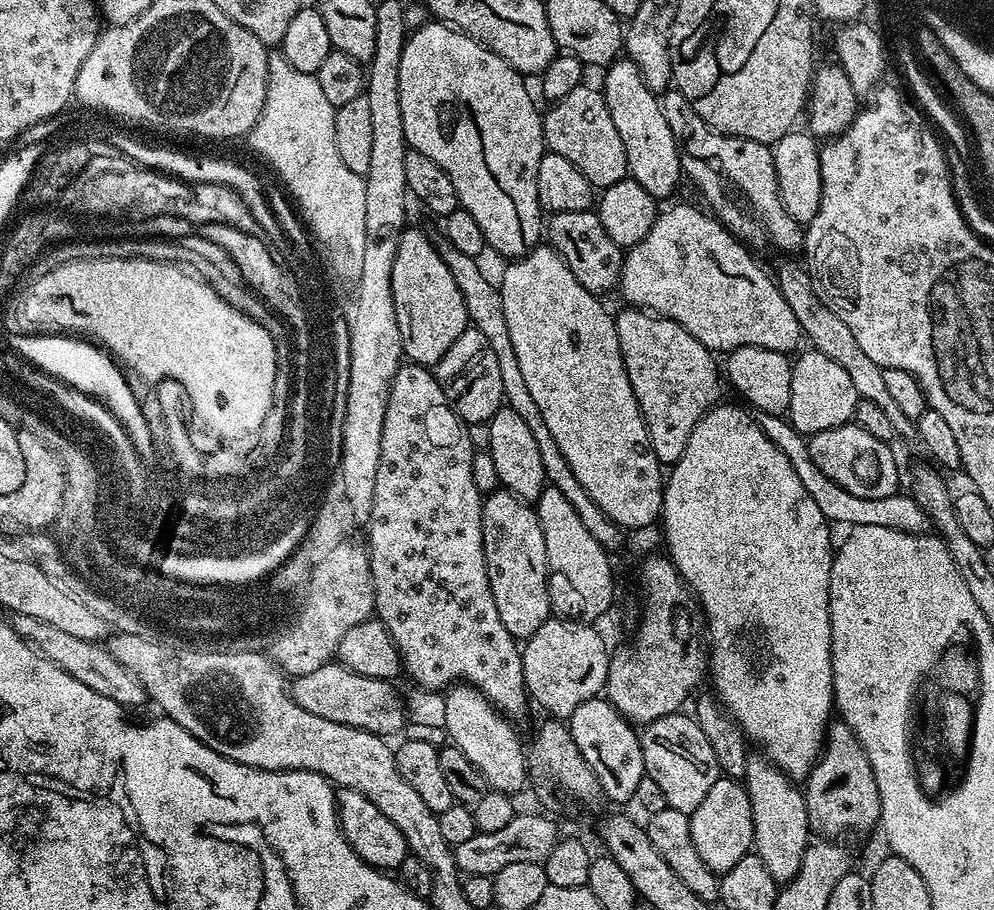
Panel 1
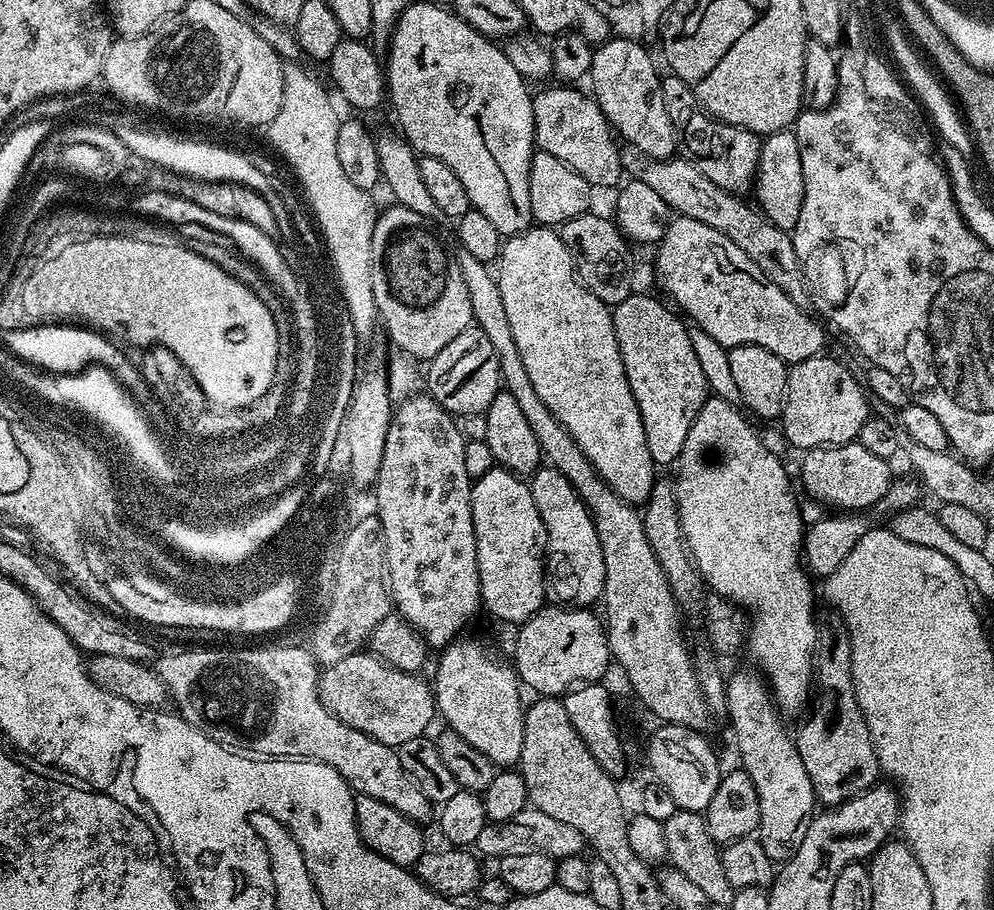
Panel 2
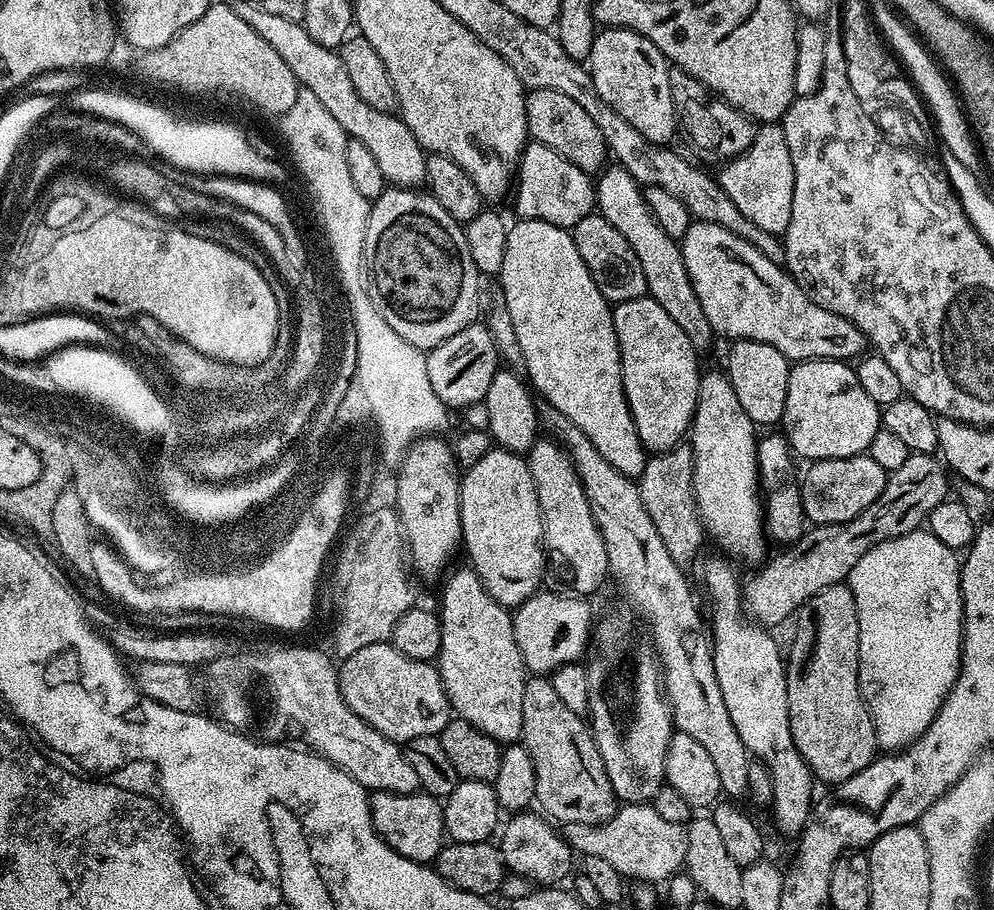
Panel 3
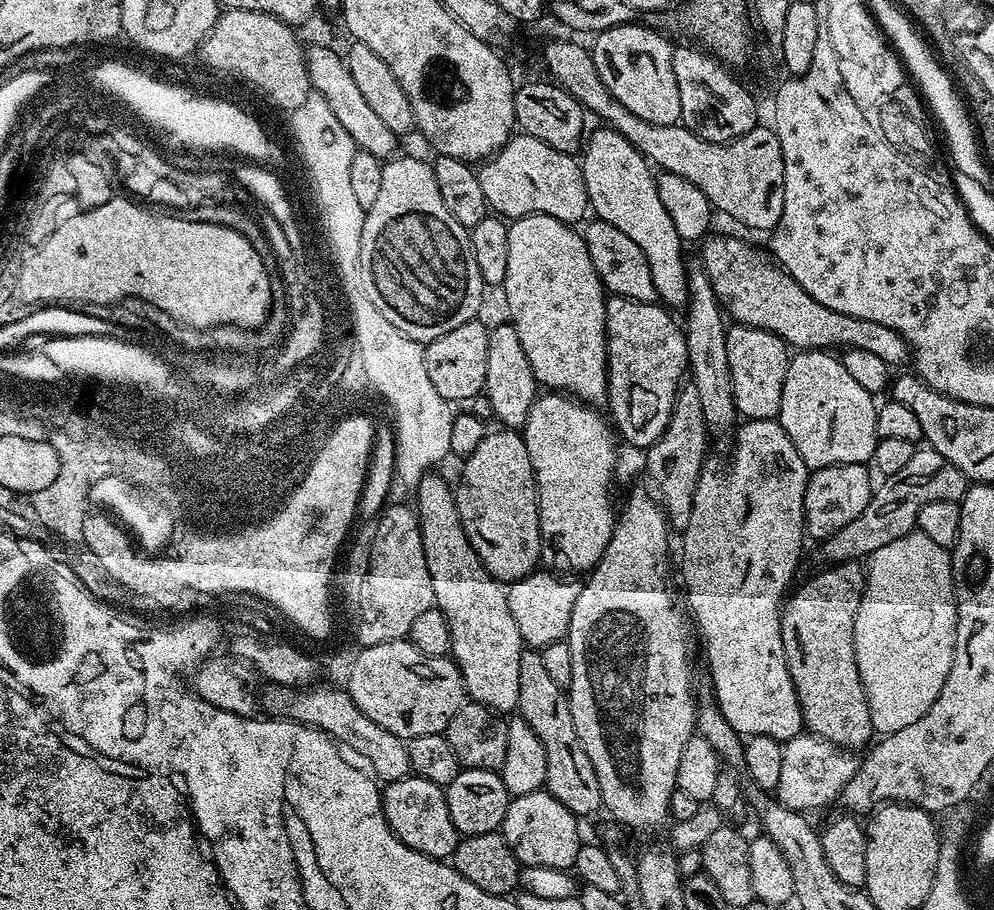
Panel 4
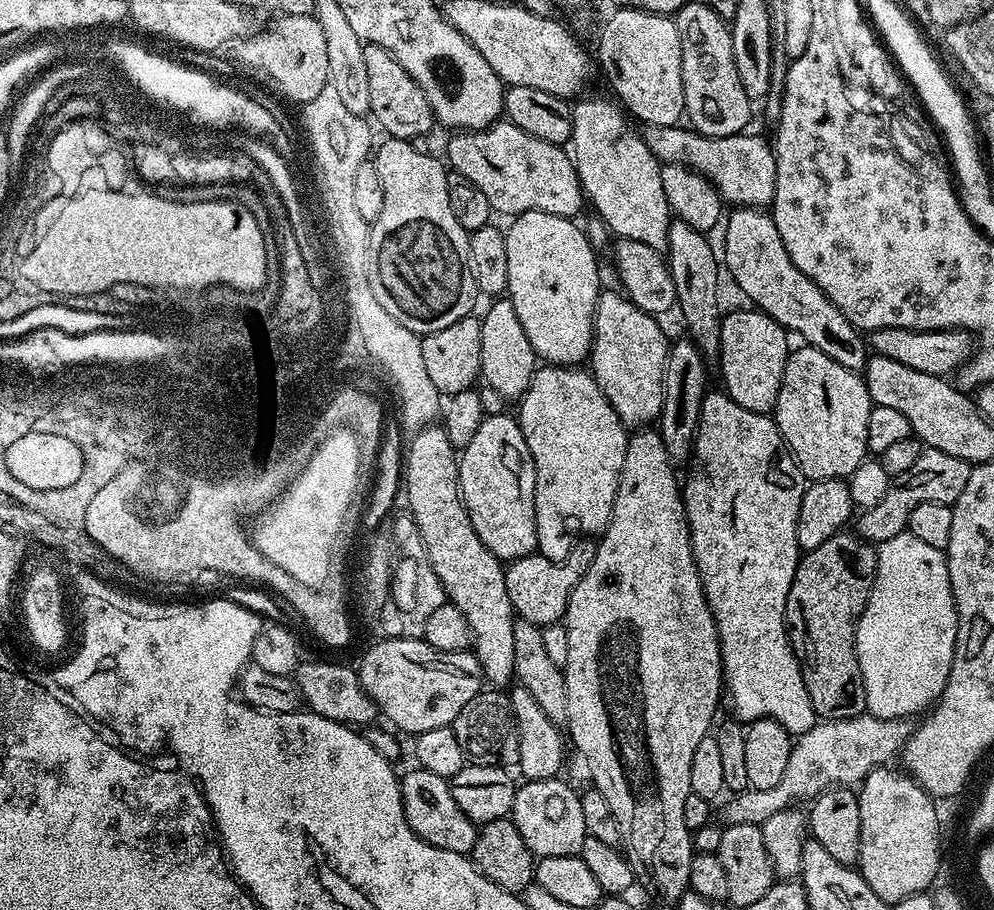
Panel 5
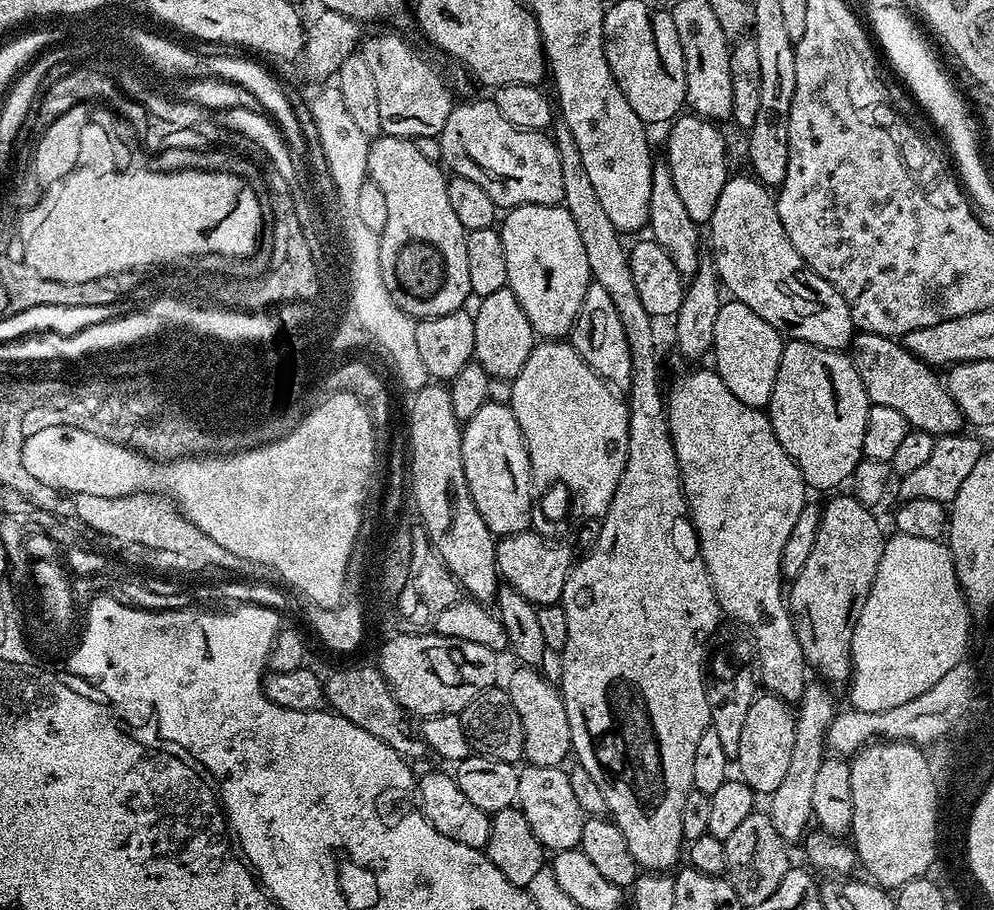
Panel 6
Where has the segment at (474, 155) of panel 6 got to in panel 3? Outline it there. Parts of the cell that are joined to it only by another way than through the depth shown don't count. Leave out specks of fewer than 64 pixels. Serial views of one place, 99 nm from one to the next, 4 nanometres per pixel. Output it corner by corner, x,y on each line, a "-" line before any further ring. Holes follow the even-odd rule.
529,142
514,177
514,197
516,196
516,216
522,220
541,220
559,228
571,230
582,218
593,215
596,206
596,185
589,173
578,170
574,162
566,162
562,154

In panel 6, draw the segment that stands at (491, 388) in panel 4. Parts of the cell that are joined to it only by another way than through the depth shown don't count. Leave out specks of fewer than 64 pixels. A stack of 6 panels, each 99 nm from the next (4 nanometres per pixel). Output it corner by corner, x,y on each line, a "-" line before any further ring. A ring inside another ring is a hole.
509,287
479,297
477,304
480,305
474,308
475,363
486,370
489,378
513,381
522,366
526,366
526,358
530,358
538,343
538,337
530,326
530,318
526,318
526,310
518,306
518,298
514,298

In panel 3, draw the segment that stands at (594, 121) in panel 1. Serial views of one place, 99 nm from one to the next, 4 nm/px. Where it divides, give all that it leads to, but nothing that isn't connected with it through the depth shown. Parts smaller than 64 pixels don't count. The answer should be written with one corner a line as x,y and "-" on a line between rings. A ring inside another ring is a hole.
534,89
525,95
524,106
528,134
535,143
550,146
550,150
562,154
566,162
574,162
574,166
583,172
596,174
605,167
610,153
602,133
594,123
594,118
590,118
590,114
586,114
586,110
582,110
574,98
558,94
558,90

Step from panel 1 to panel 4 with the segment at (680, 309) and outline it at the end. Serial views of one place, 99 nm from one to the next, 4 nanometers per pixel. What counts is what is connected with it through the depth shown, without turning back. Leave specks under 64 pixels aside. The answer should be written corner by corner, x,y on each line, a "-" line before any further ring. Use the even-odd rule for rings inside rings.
712,234
703,241
702,247
704,247
702,267
710,278
710,286
714,290
716,301
735,323
766,330
782,338
792,350
847,350
850,348
867,350
869,354
878,354
878,358
882,358
882,362
886,362
889,366
896,366
903,360
909,359
908,344
898,333
890,330
890,326
882,326
882,322
866,322
866,318
854,318
850,314
830,310
822,306
822,302
814,302
814,298
810,298
810,294
806,294
806,290
802,290
802,286
798,286
798,282
794,282
794,278
788,272
773,263
765,253
764,257
758,249
751,248
746,241
739,240
736,236

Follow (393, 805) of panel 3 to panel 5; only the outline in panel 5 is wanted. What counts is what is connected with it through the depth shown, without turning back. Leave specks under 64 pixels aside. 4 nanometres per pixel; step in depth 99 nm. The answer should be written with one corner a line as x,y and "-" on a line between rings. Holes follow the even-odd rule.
419,766
413,772
400,776
402,790
402,806
406,814
406,822
410,830
430,846
438,846
442,850
454,850
454,854
468,856
476,841
478,826
462,810
458,810
458,802
454,802
451,783
443,780
438,774
430,774
430,770

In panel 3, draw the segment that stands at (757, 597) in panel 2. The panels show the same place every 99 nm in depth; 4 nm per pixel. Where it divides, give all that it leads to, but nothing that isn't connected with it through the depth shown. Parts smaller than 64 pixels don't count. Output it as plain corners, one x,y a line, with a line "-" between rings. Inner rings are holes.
705,371
700,378
698,394
700,401
690,429
690,443
694,458
692,485
696,499
696,513
700,516
700,523
704,525
707,539
709,541
712,539
721,548
717,548
721,553
727,554
733,561
745,560
748,564
759,565
765,559
766,525
761,497
759,495
756,497
756,491
759,493
762,488
756,462
757,425
753,424
746,410
742,410
741,404
738,403
738,394
734,394
734,386
730,386
727,375
723,371

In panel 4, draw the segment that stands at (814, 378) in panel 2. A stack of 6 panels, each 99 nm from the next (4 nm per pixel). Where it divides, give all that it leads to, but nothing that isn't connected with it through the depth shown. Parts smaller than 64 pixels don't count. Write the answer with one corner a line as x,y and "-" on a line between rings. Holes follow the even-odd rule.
800,350
789,359
786,382
782,386
782,406
778,417
782,430
794,442
794,450
810,470
835,464
862,464
871,461
876,449
876,409
873,393
862,390
862,385
846,370
843,359
828,350

